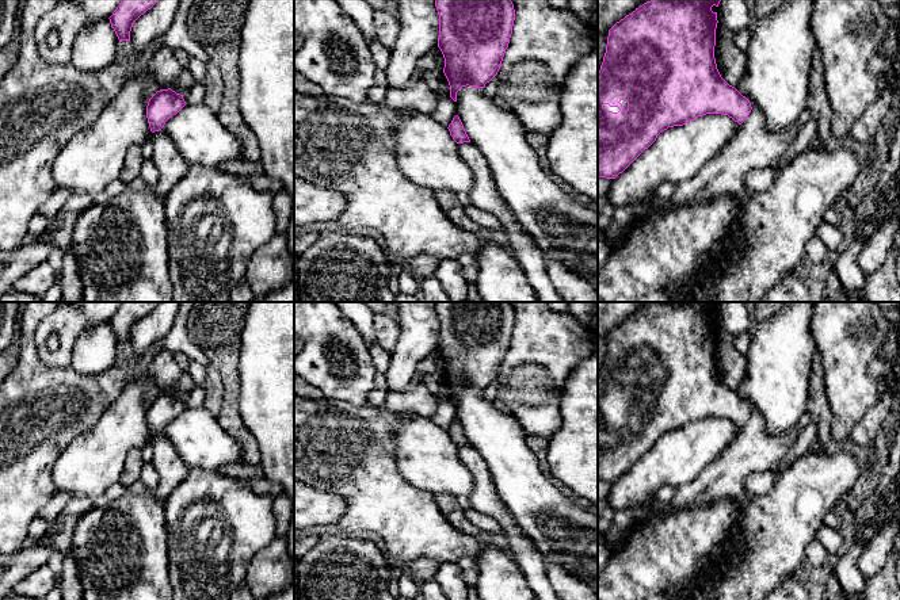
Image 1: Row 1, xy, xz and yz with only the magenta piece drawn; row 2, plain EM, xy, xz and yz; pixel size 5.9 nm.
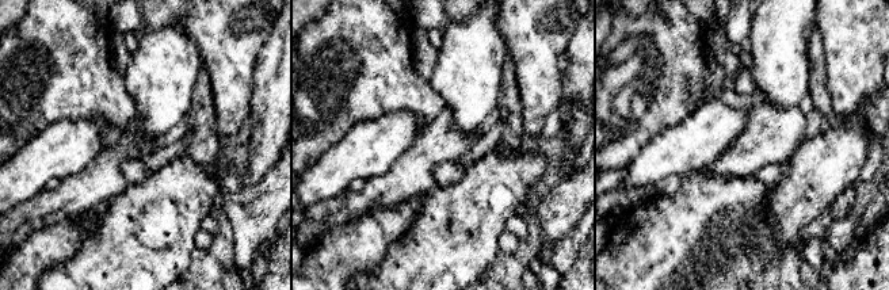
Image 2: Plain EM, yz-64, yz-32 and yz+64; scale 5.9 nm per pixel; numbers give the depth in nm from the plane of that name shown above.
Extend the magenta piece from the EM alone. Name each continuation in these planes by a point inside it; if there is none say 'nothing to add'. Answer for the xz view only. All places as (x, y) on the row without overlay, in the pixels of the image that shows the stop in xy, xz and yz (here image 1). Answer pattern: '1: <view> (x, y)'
nothing to add

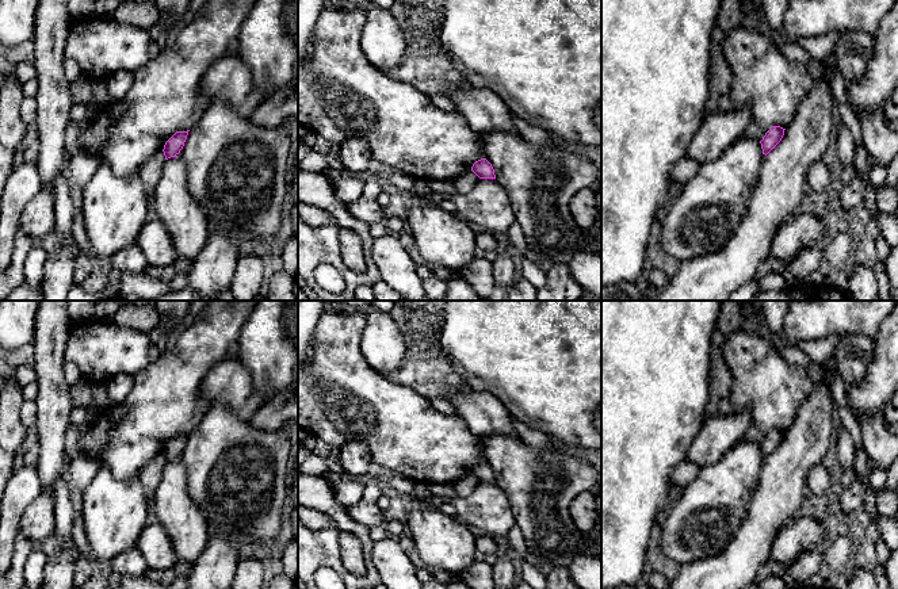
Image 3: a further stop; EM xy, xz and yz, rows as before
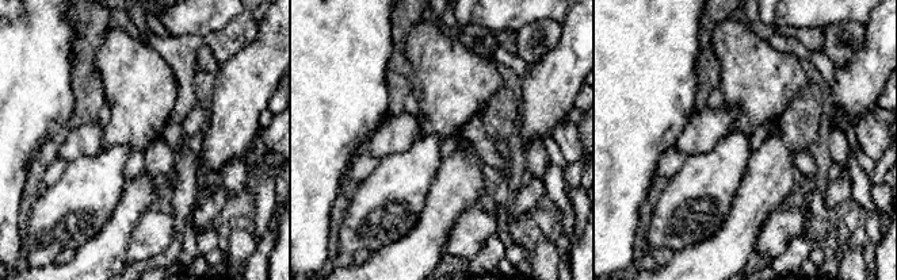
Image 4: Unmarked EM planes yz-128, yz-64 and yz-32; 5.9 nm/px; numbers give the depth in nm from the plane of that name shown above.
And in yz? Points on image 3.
nothing to add

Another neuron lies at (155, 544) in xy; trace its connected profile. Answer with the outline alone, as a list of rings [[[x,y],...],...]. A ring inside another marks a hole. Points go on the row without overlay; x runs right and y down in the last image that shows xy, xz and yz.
[[[146,524],[135,546],[140,548],[148,569],[167,570],[176,563],[173,546],[160,524]]]

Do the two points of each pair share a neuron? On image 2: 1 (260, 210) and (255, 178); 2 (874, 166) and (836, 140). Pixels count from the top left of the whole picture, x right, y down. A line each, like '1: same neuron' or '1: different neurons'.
1: different neurons
2: different neurons

